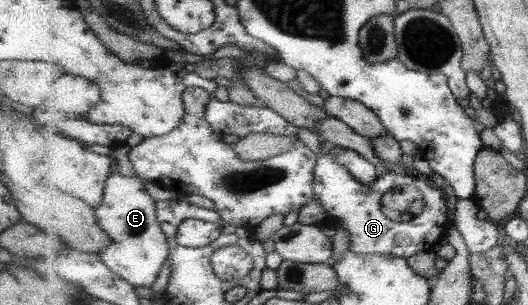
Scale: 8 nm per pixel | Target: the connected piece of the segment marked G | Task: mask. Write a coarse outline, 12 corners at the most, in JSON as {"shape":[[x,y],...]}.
{"shape":[[320,154],[314,198],[348,250],[408,259],[448,231],[428,178],[364,185]]}

